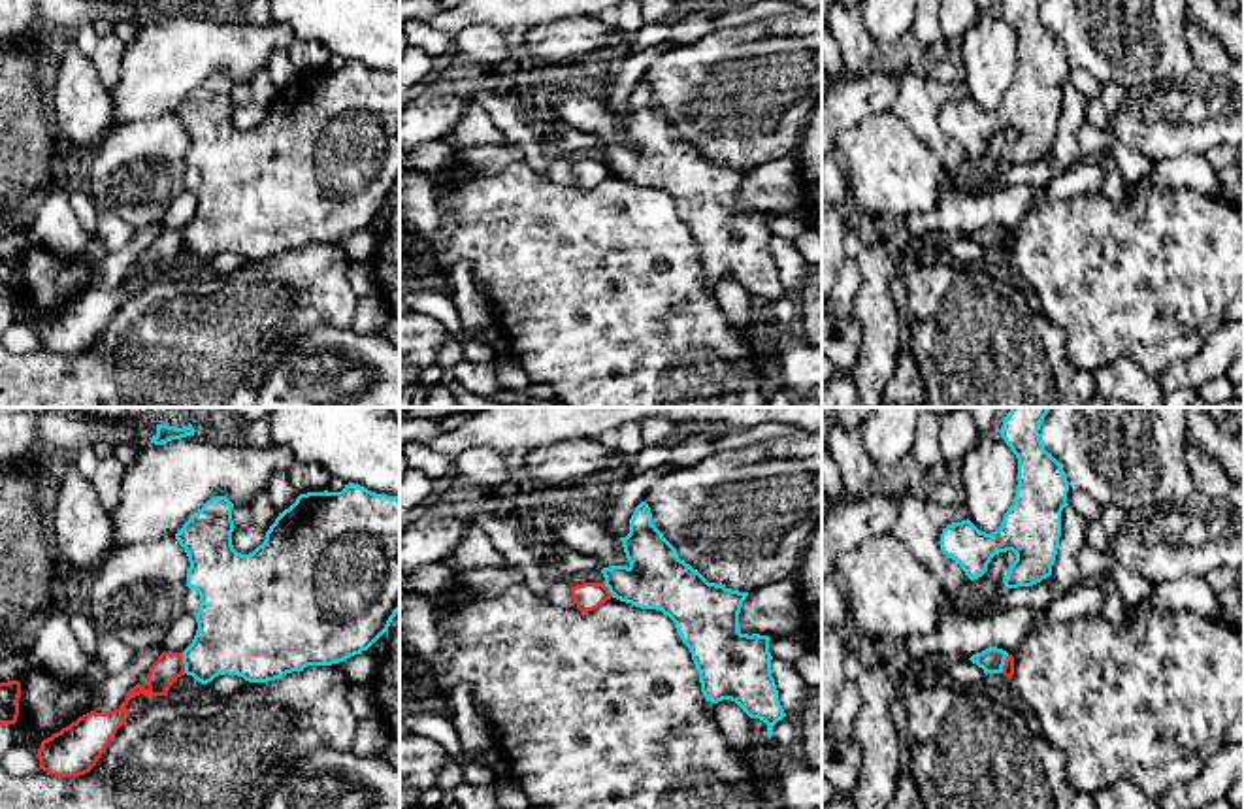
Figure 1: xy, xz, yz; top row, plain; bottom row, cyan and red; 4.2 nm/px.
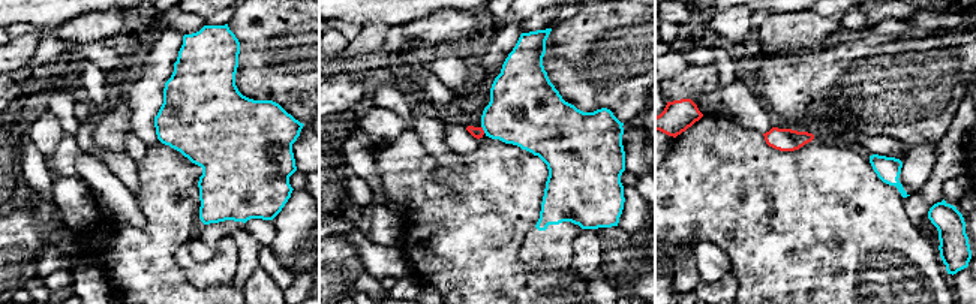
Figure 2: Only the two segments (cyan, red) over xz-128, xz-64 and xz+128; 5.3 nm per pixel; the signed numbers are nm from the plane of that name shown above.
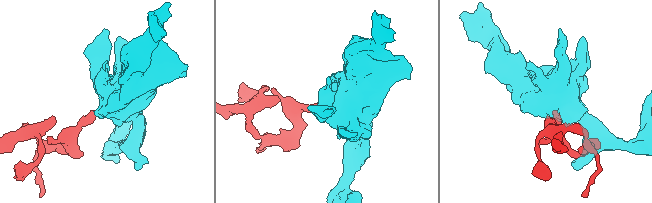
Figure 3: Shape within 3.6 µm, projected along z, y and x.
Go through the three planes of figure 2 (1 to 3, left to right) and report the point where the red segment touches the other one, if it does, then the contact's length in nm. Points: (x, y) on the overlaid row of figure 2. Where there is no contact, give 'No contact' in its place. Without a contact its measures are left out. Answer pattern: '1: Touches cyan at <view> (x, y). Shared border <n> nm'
1: No contact
2: Touches cyan at xz-64 (483, 129). Shared border 40 nm
3: No contact

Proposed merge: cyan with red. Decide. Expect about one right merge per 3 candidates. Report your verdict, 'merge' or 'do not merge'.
do not merge

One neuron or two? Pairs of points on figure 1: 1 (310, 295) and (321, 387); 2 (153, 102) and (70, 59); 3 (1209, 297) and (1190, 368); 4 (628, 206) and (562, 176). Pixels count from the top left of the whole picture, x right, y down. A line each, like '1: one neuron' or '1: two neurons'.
1: two neurons
2: two neurons
3: two neurons
4: two neurons

